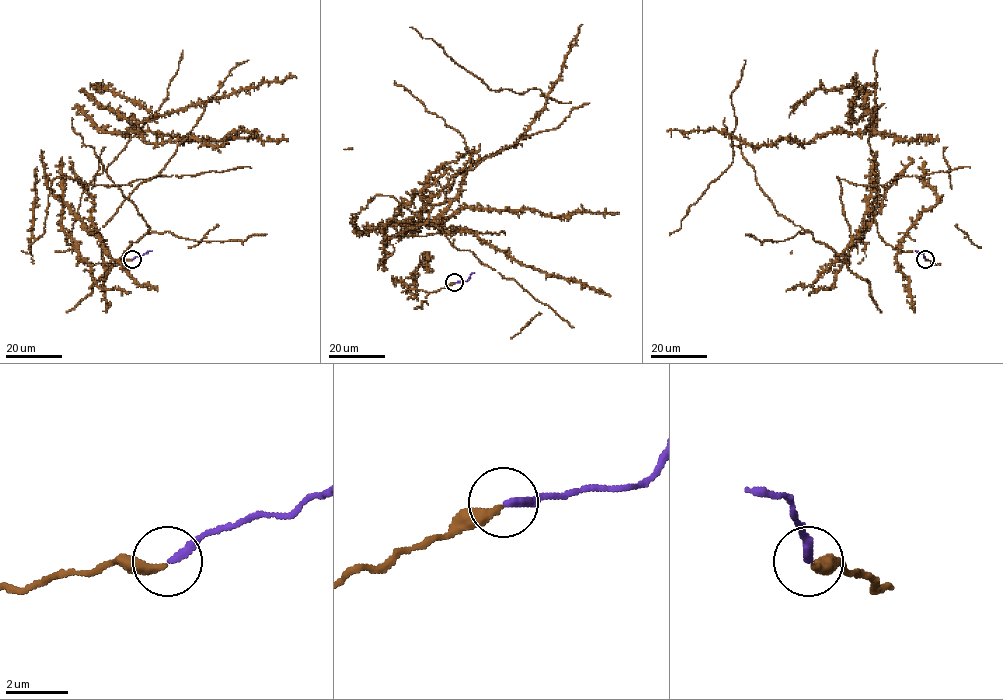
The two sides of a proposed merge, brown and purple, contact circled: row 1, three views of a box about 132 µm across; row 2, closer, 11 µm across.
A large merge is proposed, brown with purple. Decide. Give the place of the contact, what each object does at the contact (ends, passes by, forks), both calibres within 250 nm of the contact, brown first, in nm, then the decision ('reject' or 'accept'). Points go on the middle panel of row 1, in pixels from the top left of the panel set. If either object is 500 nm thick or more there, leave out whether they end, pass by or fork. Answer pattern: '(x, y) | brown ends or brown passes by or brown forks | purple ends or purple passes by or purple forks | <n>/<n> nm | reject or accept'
(454, 282) | brown ends | purple ends | 300/260 nm | accept

